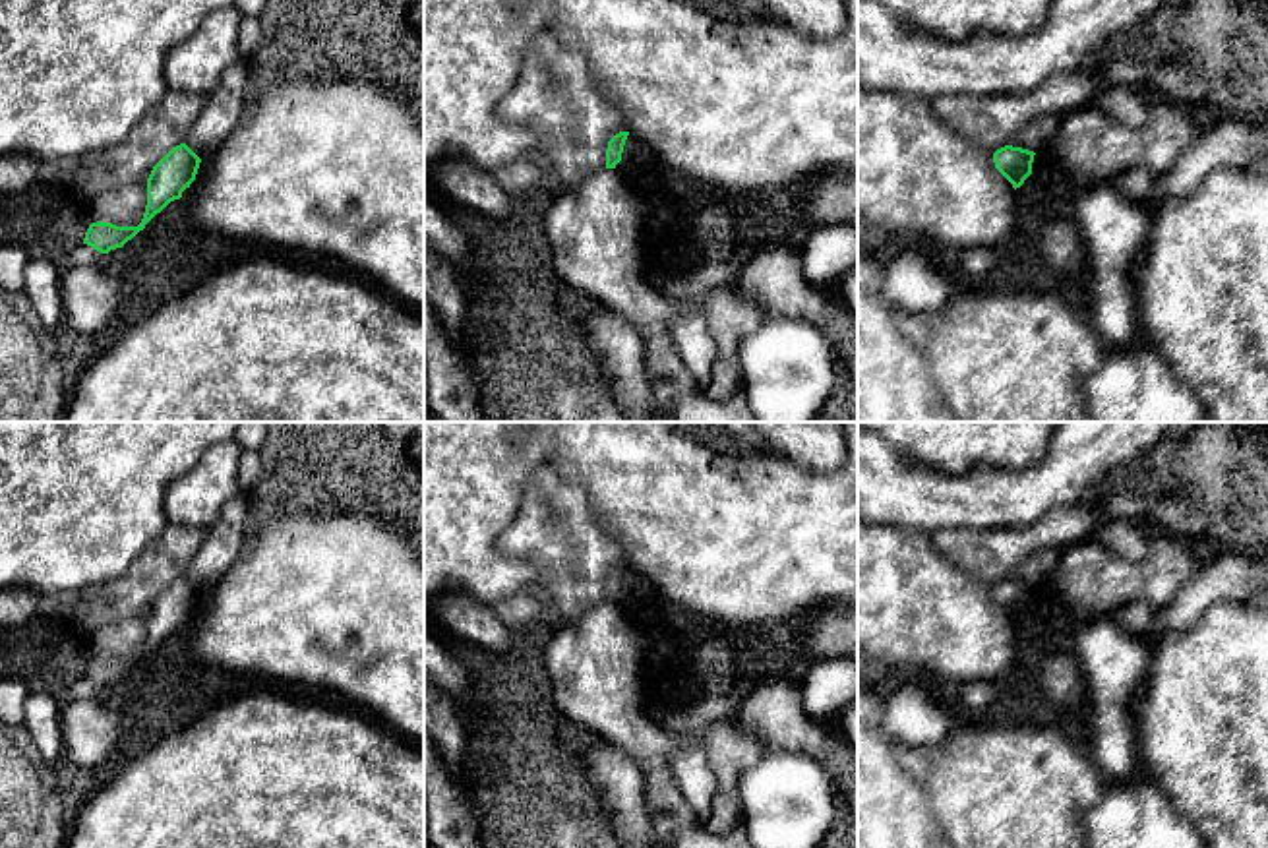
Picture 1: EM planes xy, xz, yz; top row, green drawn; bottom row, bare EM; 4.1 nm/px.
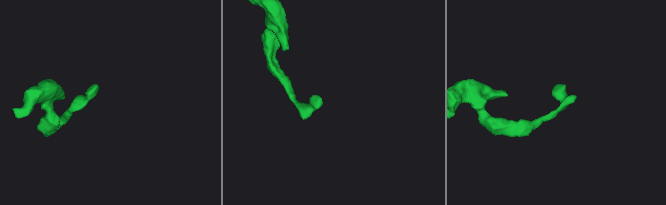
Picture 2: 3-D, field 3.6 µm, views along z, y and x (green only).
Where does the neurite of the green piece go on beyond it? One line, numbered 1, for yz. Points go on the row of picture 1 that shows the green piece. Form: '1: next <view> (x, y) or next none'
1: next none

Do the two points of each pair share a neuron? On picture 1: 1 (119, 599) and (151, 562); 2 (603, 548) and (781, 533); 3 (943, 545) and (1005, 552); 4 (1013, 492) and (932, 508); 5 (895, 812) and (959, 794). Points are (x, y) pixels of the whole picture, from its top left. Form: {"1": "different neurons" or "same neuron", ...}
{"1": "same neuron", "2": "different neurons", "3": "same neuron", "4": "same neuron", "5": "different neurons"}

